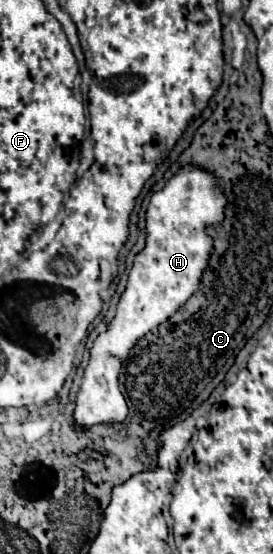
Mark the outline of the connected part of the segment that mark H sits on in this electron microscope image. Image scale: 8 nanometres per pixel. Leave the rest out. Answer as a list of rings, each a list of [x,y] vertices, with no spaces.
[[[200,168],[180,170],[180,174],[170,178],[168,184],[160,192],[152,194],[148,214],[146,214],[146,248],[134,258],[134,268],[128,274],[128,286],[120,298],[116,318],[110,322],[110,330],[100,334],[96,338],[94,346],[90,348],[90,364],[84,370],[82,388],[78,392],[76,410],[74,410],[76,428],[90,428],[100,422],[104,422],[104,424],[124,422],[124,418],[128,414],[128,406],[118,388],[120,366],[126,360],[128,350],[148,330],[156,328],[160,322],[166,322],[180,308],[180,304],[184,304],[198,290],[200,274],[206,268],[210,250],[212,250],[212,240],[208,234],[204,234],[204,226],[206,226],[206,222],[212,222],[212,224],[220,222],[224,218],[224,206],[226,206],[226,198],[222,196],[222,192],[218,188],[218,180]]]

